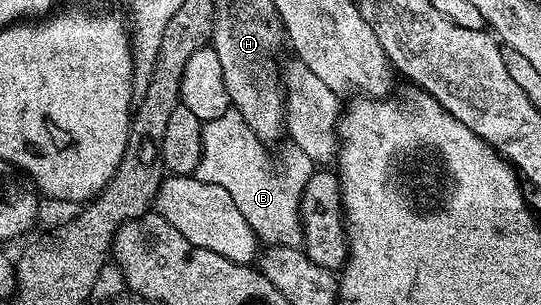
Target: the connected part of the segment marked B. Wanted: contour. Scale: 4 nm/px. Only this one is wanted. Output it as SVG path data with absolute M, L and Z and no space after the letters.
M230 109L222 117L204 123L202 157L195 176L210 185L222 185L222 189L234 197L234 205L238 205L242 217L246 217L265 244L301 249L304 234L300 224L300 198L306 181L310 181L314 164L302 149L289 146L287 150L284 163L288 168L284 175L279 175L264 152L267 151L265 144L249 129L243 117Z

